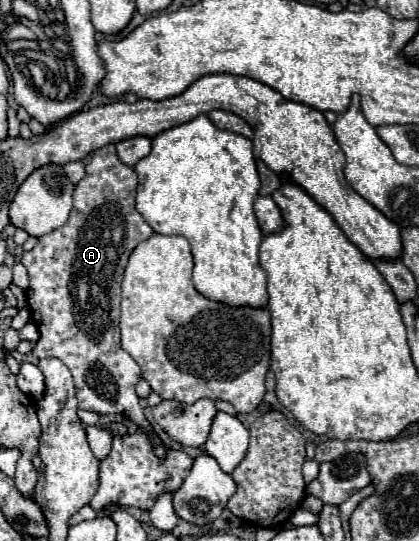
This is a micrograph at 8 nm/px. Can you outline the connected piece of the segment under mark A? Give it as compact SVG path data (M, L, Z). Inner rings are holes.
M112 143L104 145L96 149L90 157L92 159L86 163L86 175L74 189L74 207L70 211L68 221L62 227L50 231L48 235L42 235L38 239L38 245L32 251L26 251L22 255L22 263L30 273L30 287L26 289L28 309L30 309L32 323L40 331L40 339L32 353L38 359L56 357L70 369L74 377L80 409L98 411L100 415L108 415L108 413L124 415L126 419L134 421L140 431L148 435L156 457L166 459L166 447L158 437L158 433L154 431L154 427L150 425L150 421L144 417L140 399L134 391L136 383L140 381L140 367L126 351L122 351L120 329L118 329L120 285L122 285L124 267L128 263L132 249L140 241L152 237L154 231L136 211L138 175L132 167L120 161L120 157L116 155L116 147Z

